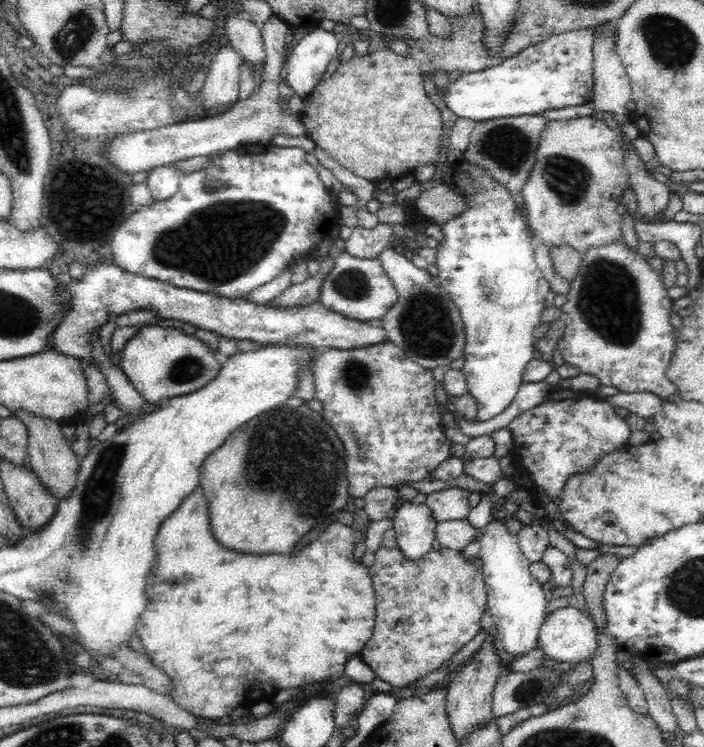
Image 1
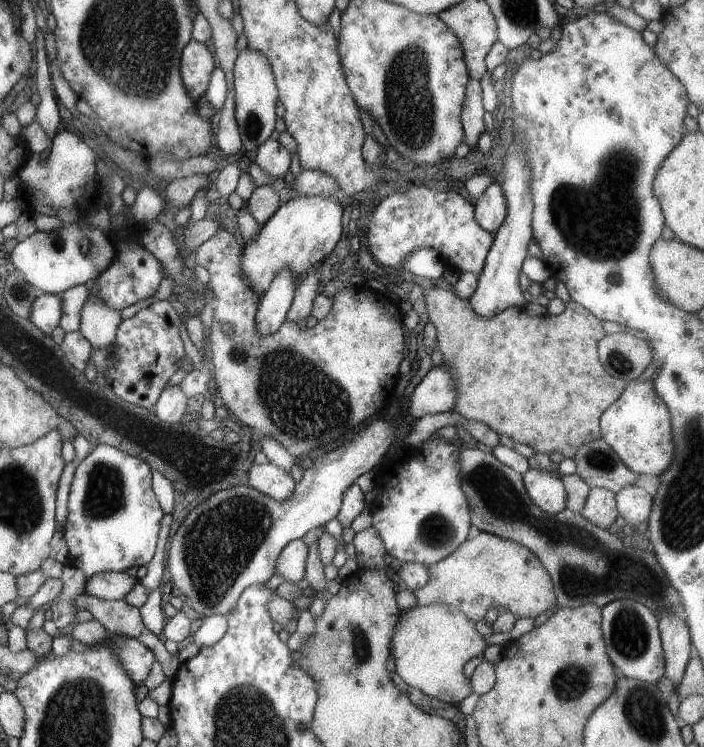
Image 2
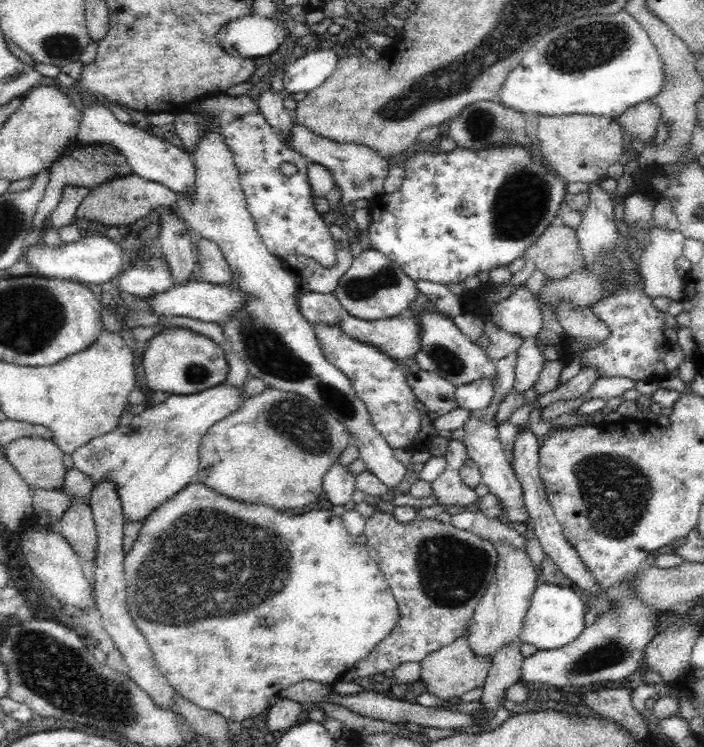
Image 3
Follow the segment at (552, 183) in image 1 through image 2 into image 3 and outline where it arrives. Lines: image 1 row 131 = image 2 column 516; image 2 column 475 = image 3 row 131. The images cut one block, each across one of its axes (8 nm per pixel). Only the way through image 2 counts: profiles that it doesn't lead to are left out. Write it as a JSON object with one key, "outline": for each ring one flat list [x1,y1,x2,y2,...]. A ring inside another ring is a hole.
{"outline":[[572,114,570,116,542,116,539,115,536,122,536,140,540,143,544,166,547,166,556,176,566,182,600,182,607,178,606,172,612,164,621,162,625,153,624,136,622,129,615,119,606,116,592,116]]}

